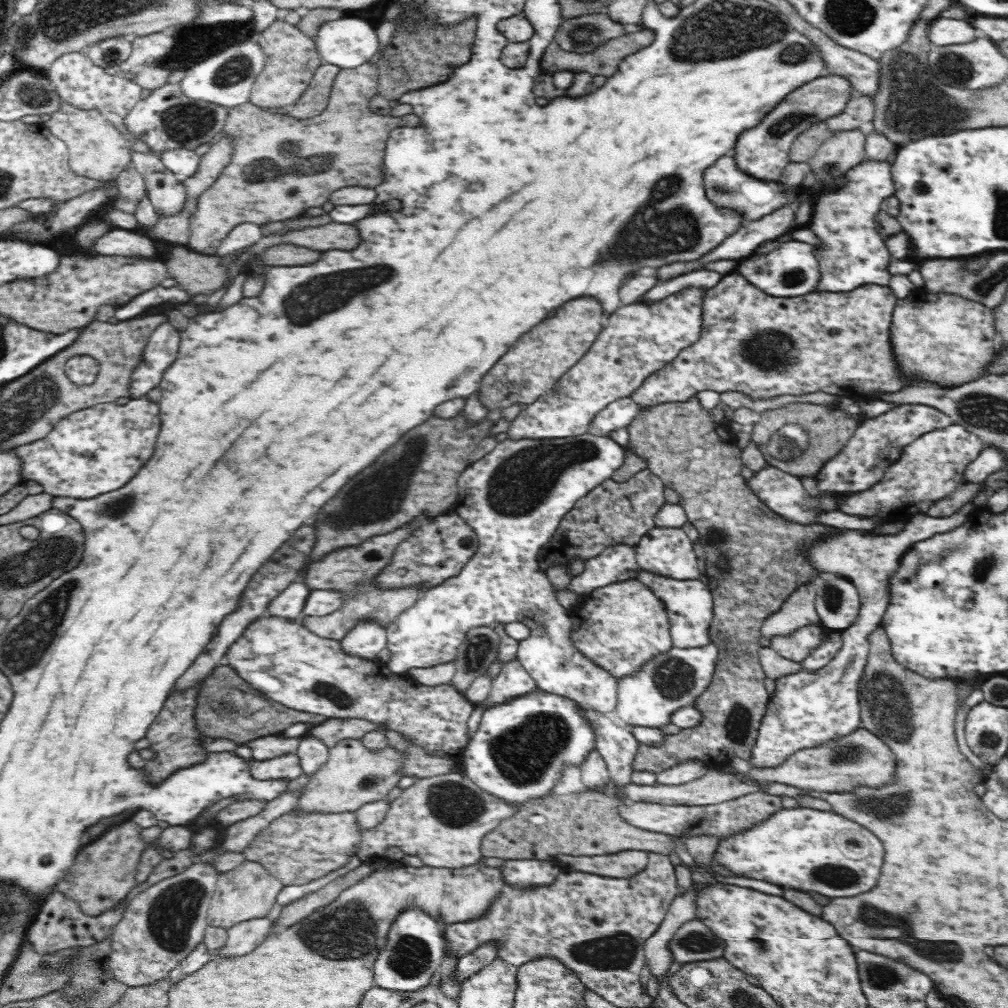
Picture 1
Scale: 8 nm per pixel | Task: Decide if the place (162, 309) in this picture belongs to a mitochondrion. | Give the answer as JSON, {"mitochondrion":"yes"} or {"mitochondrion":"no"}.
{"mitochondrion":"no"}

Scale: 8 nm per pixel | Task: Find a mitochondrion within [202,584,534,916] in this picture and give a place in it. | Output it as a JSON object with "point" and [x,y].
{"point":[452,802]}

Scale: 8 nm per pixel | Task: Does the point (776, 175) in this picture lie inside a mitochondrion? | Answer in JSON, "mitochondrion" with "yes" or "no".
{"mitochondrion":"no"}

